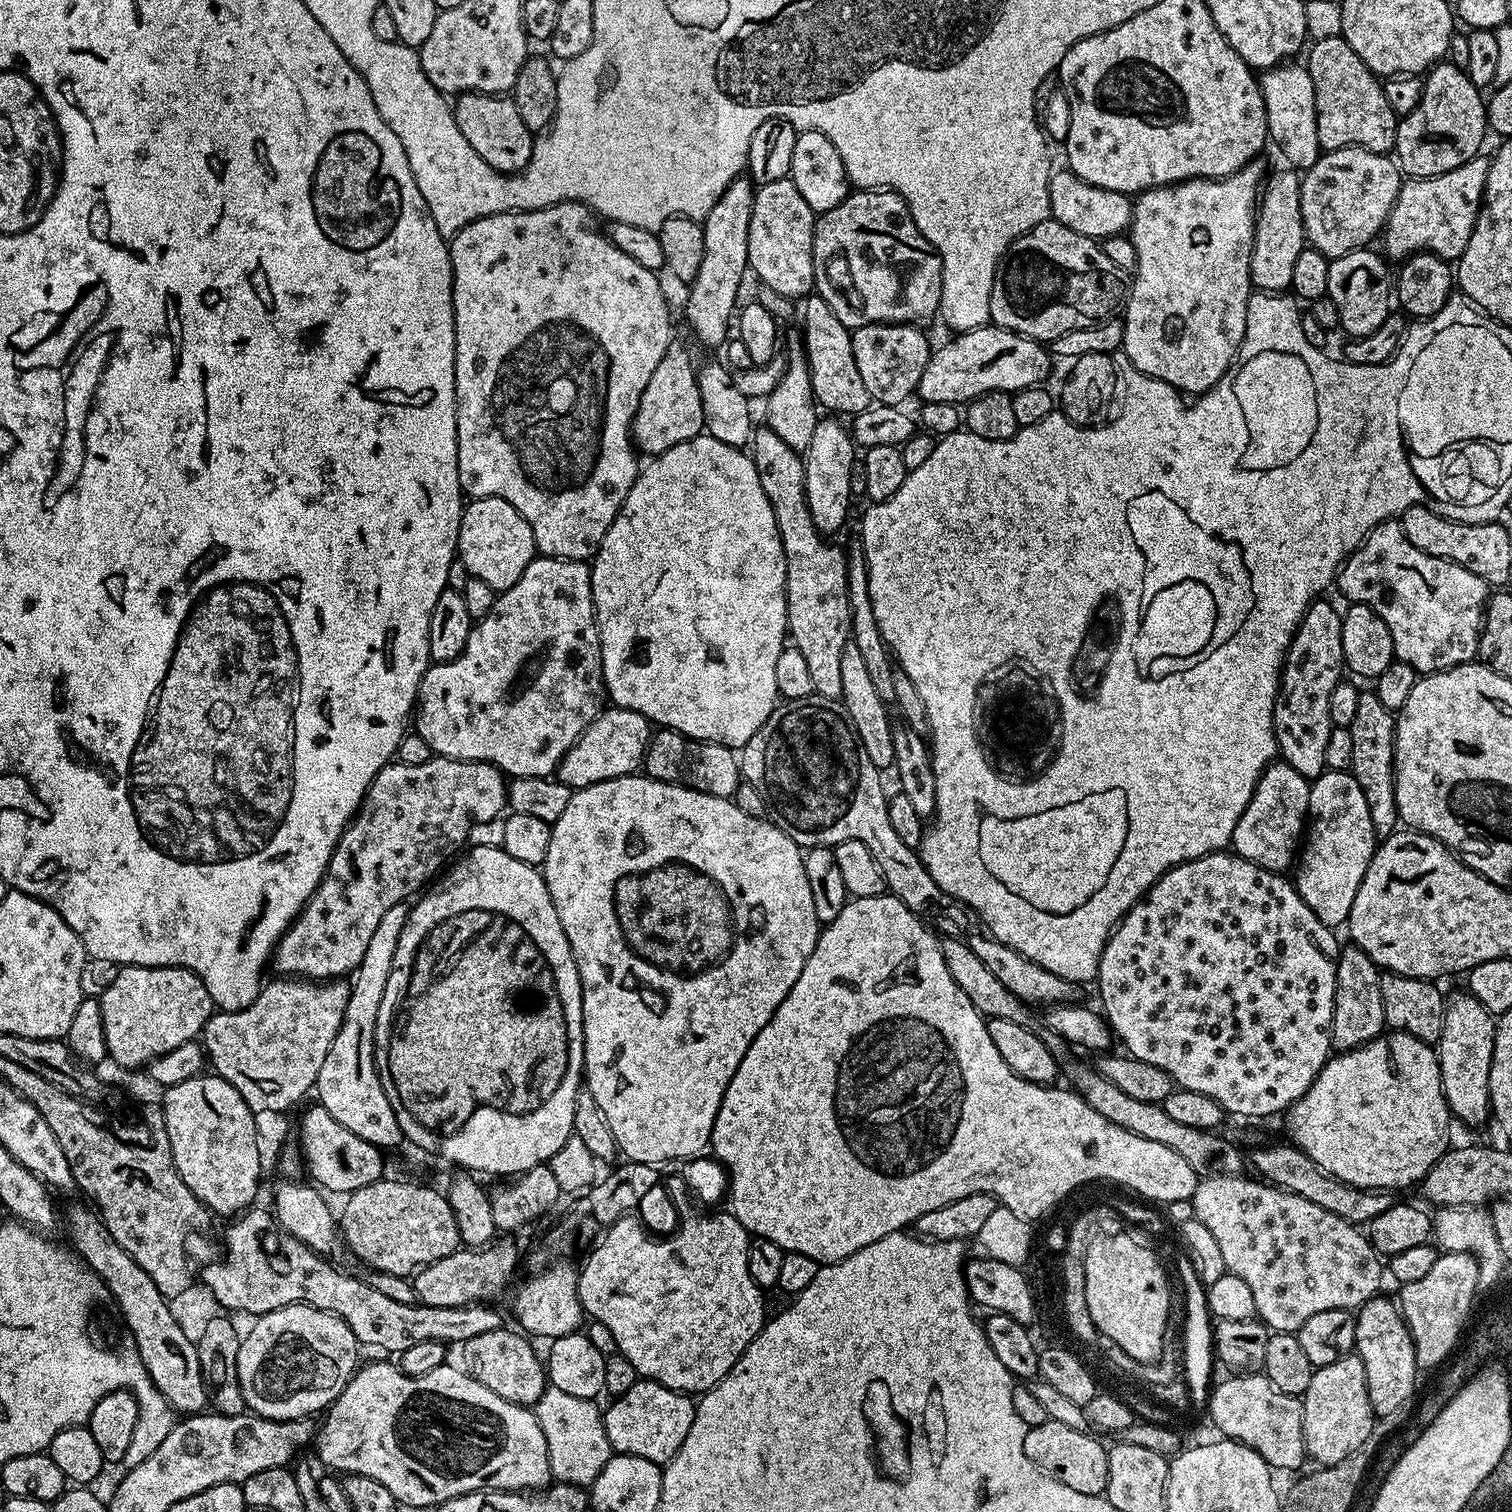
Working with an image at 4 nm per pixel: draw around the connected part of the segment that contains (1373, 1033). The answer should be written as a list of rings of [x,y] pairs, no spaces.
[[[1345,945],[1336,960],[1336,989],[1332,1015],[1332,1047],[1340,1052],[1361,1048],[1385,1031],[1380,969],[1360,947]]]

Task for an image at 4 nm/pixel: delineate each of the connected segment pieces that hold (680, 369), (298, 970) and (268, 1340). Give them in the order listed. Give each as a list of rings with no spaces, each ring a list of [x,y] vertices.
[[[680,342],[671,344],[666,354],[662,354],[662,362],[658,362],[650,382],[646,382],[646,390],[642,390],[632,423],[632,443],[643,455],[645,452],[645,457],[661,456],[670,450],[670,446],[678,446],[678,442],[686,442],[704,432],[696,370],[697,365],[692,364],[691,354]]]
[[[445,756],[422,762],[422,766],[389,762],[370,782],[364,801],[340,835],[316,893],[304,903],[300,915],[276,944],[271,967],[276,967],[281,977],[307,978],[313,982],[327,982],[355,973],[382,914],[386,914],[390,906],[405,903],[409,899],[407,896],[415,897],[461,851],[460,843],[463,845],[467,841],[473,826],[499,817],[507,802],[505,773],[492,764],[447,760]]]
[[[291,1304],[273,1312],[267,1312],[265,1316],[255,1317],[253,1324],[256,1325],[248,1333],[246,1331],[243,1333],[240,1349],[238,1350],[238,1386],[242,1386],[242,1398],[246,1398],[246,1409],[249,1413],[261,1416],[267,1420],[297,1420],[303,1416],[311,1417],[313,1414],[316,1414],[312,1412],[317,1412],[317,1414],[323,1413],[328,1405],[334,1403],[339,1398],[342,1390],[350,1383],[354,1373],[357,1371],[356,1351],[358,1351],[358,1345],[354,1334],[350,1330],[350,1326],[346,1326],[346,1322],[342,1322],[342,1318],[338,1318],[334,1314],[311,1308],[305,1304]]]

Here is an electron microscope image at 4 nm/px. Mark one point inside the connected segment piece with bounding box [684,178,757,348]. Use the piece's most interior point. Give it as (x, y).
(716, 287)

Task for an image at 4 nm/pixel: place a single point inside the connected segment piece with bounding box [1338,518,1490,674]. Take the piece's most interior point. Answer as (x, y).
(1433, 608)

